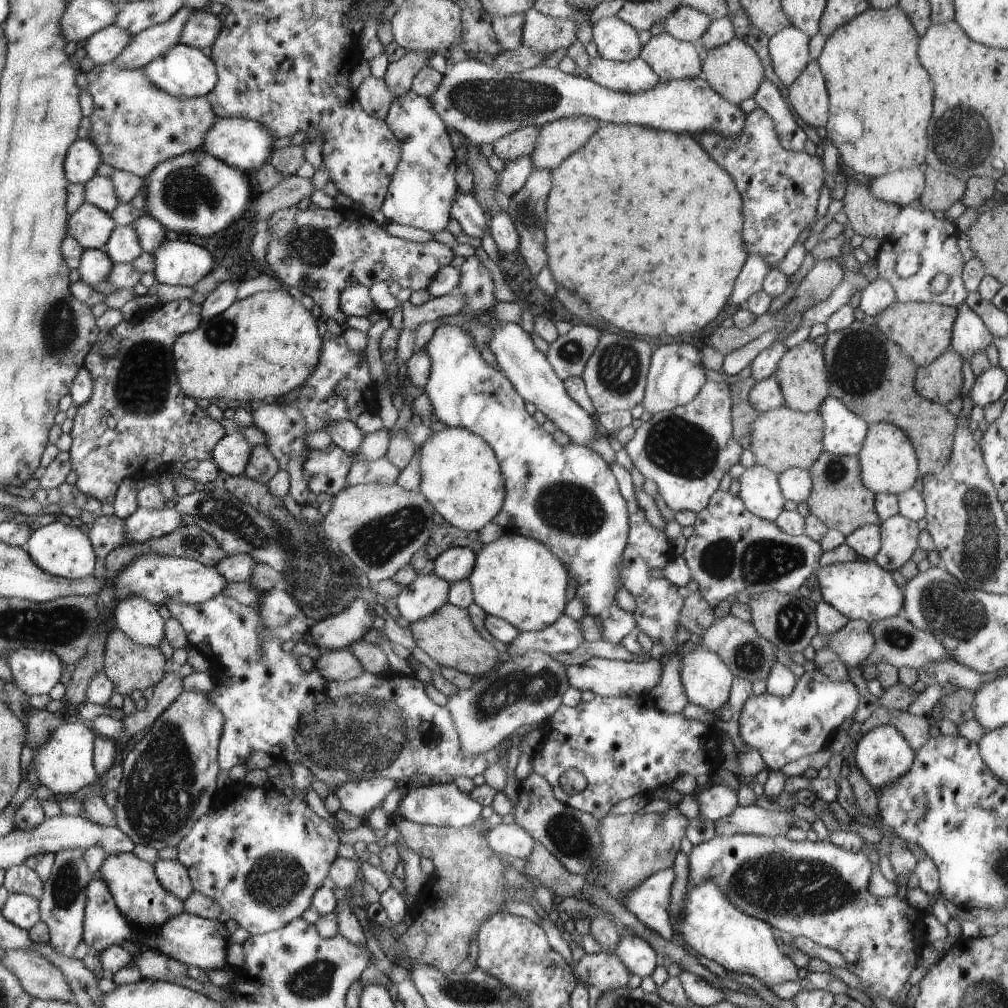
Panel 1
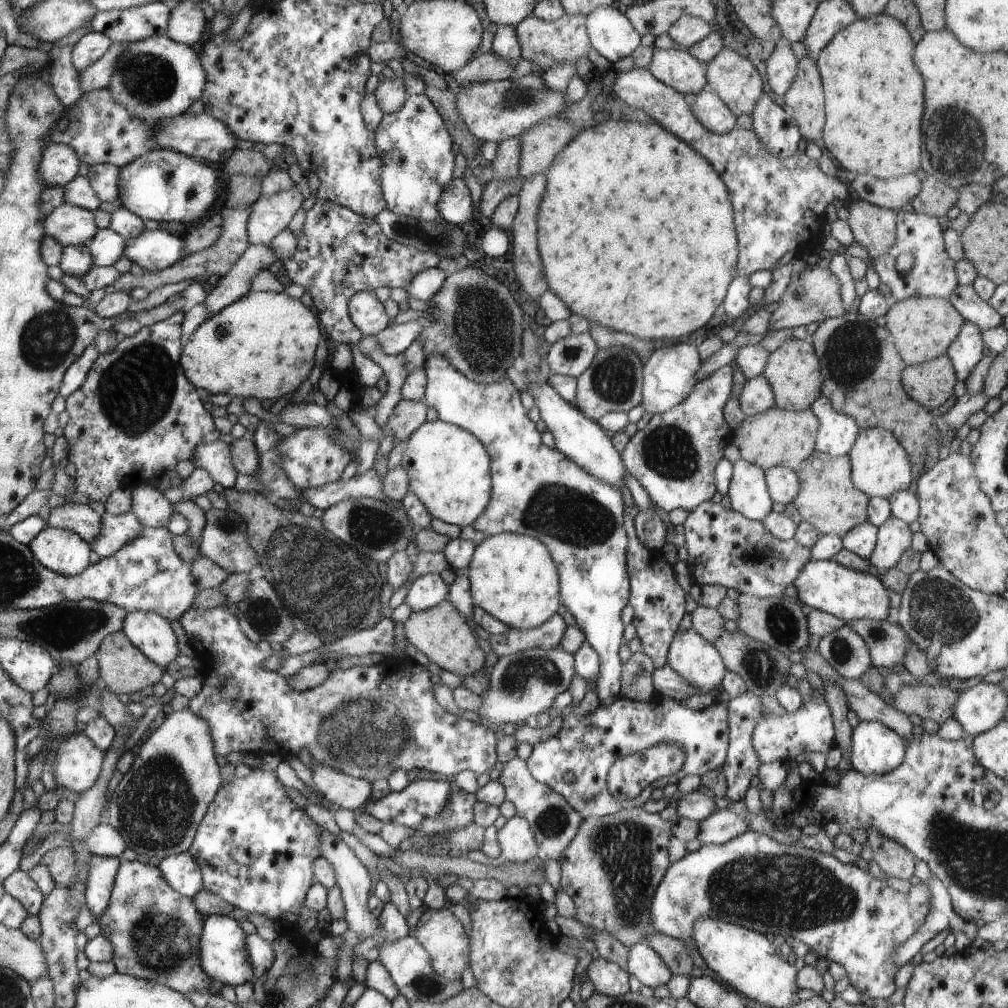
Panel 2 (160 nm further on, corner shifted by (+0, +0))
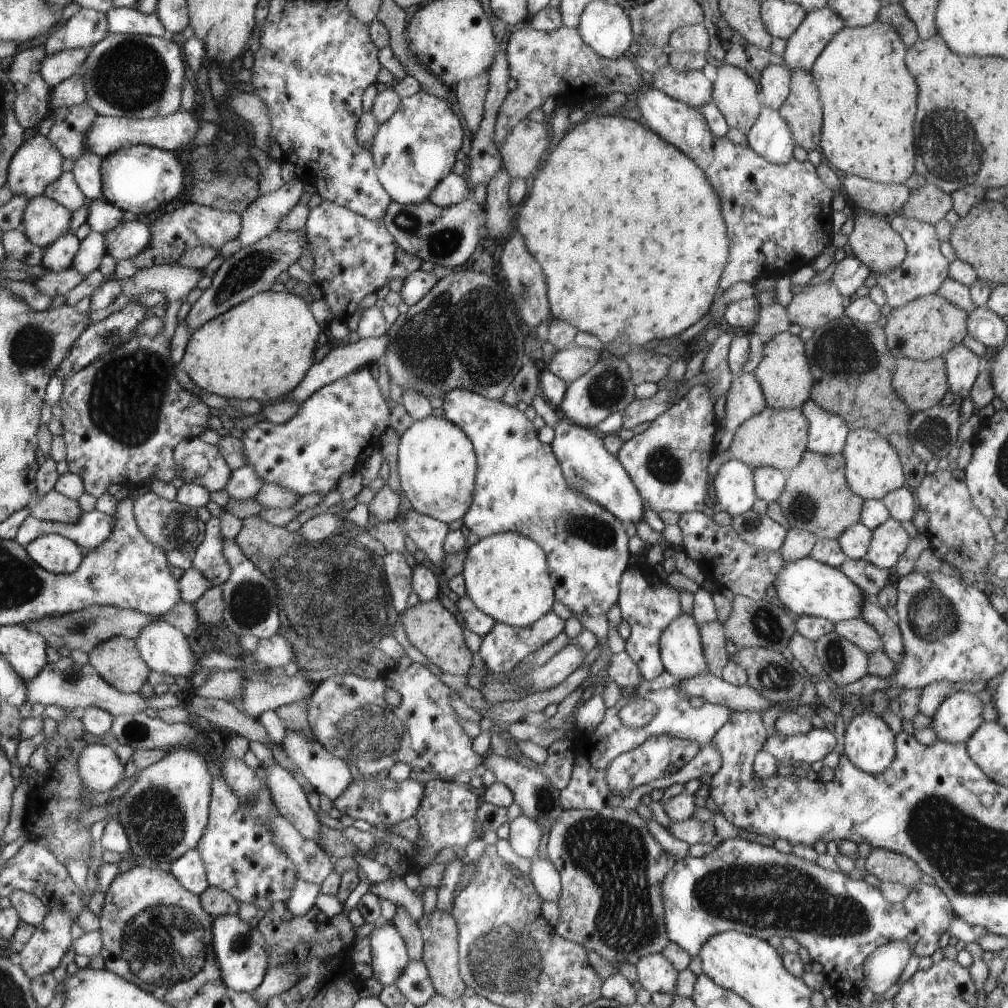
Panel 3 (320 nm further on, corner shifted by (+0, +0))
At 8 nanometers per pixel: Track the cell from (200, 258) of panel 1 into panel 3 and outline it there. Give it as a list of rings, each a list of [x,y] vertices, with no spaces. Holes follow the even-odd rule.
[[[136,219],[121,222],[104,234],[106,255],[118,260],[135,257],[151,241],[151,228]]]

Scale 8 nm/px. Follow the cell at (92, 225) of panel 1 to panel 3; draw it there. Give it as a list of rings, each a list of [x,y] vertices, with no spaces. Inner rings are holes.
[[[43,194],[28,199],[20,229],[32,244],[46,248],[69,233],[72,211]]]

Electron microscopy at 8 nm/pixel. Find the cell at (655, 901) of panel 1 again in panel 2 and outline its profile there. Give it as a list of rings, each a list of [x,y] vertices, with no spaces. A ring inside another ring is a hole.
[[[748,830],[721,845],[702,845],[697,851],[689,852],[684,858],[671,863],[655,890],[650,914],[651,921],[658,933],[678,939],[685,945],[688,944],[688,946],[693,946],[695,948],[697,944],[693,937],[693,928],[700,917],[732,923],[733,925],[738,925],[742,928],[747,928],[767,936],[773,934],[775,936],[780,935],[785,937],[788,941],[789,938],[798,941],[802,940],[802,942],[804,942],[806,946],[809,946],[811,951],[817,953],[819,957],[826,957],[830,960],[834,960],[834,962],[837,962],[840,966],[843,966],[844,970],[848,973],[850,984],[860,992],[862,1000],[875,998],[884,998],[884,1000],[886,1000],[892,996],[896,990],[894,986],[894,977],[899,970],[893,961],[893,952],[896,947],[903,945],[903,942],[906,942],[908,938],[925,923],[925,918],[930,910],[930,903],[931,890],[928,883],[918,883],[916,886],[911,887],[909,892],[901,893],[890,888],[884,880],[870,875],[867,870],[861,870],[857,865],[852,863],[842,863],[842,861],[836,859],[834,855],[829,856],[799,846],[798,844],[785,845],[770,839],[768,835],[765,835],[764,833]]]

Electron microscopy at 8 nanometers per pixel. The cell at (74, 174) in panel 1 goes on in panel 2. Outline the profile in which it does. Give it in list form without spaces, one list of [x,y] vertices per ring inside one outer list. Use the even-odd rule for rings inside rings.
[[[50,143],[43,150],[43,160],[40,161],[37,172],[43,184],[52,186],[64,186],[74,177],[78,176],[81,160],[78,155],[62,143]]]

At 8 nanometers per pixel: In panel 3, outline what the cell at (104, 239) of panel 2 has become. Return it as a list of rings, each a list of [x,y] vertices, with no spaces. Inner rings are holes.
[[[90,231],[88,236],[81,240],[72,268],[81,275],[90,274],[98,268],[104,255],[106,255],[105,234]]]

